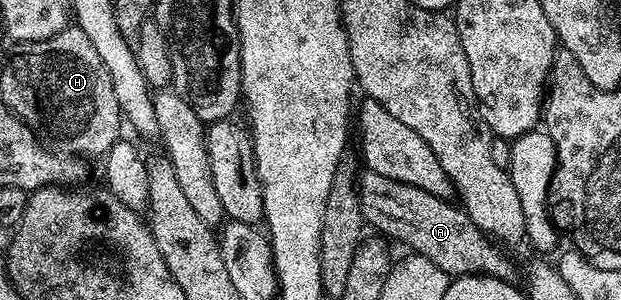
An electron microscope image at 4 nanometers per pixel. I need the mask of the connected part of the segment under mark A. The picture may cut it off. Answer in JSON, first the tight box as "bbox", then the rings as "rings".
{"bbox":[356,169,517,284],"rings":[[[367,169],[359,172],[356,196],[369,228],[377,227],[376,231],[389,240],[401,239],[408,249],[434,261],[434,265],[438,265],[438,269],[445,271],[448,276],[489,275],[495,279],[505,279],[511,284],[517,282],[516,267],[508,260],[504,252],[507,250],[480,231],[478,225],[470,221],[463,206],[455,202],[448,203],[452,201]]]}

